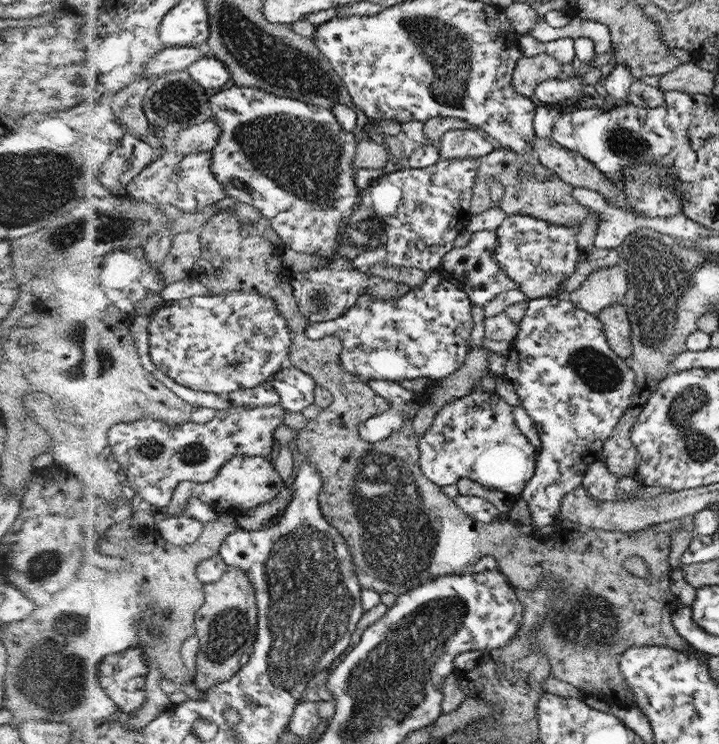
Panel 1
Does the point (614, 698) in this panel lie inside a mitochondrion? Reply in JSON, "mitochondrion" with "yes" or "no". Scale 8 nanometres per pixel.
{"mitochondrion":"no"}

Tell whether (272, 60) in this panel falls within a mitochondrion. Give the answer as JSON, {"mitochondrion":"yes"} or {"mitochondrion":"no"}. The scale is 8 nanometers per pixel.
{"mitochondrion":"yes"}

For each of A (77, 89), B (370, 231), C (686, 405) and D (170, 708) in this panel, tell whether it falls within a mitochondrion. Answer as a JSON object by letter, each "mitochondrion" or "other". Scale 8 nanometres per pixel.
{"A":"mitochondrion","B":"mitochondrion","C":"mitochondrion","D":"other"}

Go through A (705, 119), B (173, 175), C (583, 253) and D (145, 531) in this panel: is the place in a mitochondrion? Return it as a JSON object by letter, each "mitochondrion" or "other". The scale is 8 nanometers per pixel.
{"A":"other","B":"mitochondrion","C":"other","D":"other"}

